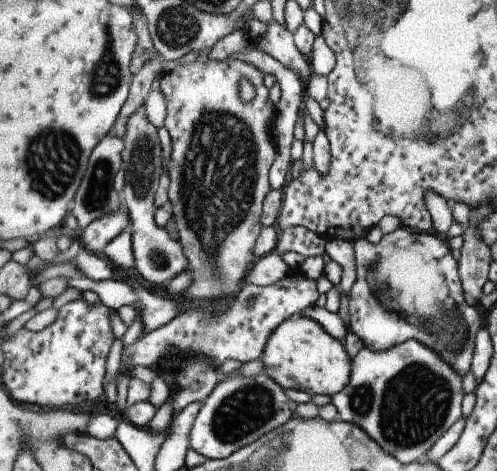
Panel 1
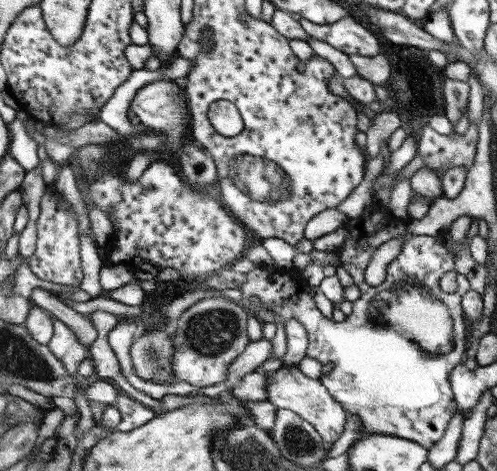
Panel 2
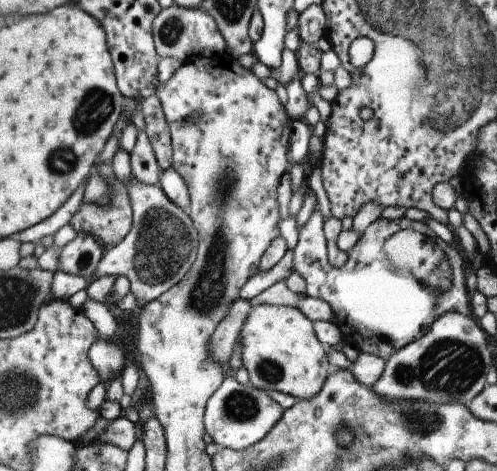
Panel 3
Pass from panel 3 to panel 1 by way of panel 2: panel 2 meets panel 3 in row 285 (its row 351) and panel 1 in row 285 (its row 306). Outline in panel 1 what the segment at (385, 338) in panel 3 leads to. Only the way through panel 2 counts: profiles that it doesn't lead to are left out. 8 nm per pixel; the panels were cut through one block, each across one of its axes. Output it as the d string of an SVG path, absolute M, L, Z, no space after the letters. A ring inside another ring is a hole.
M401 226L385 234L377 244L367 242L361 234L353 244L353 252L357 278L349 294L349 332L359 336L363 348L385 352L407 340L419 340L441 354L461 376L467 374L481 318L475 306L465 302L459 268L451 258L449 244L433 234ZM369 268L375 268L373 284L365 282ZM301 274L297 276L285 276L283 280L271 284L271 286L241 286L241 292L235 296L233 304L225 312L201 312L197 310L187 310L173 318L169 324L157 328L155 332L137 338L131 346L123 348L121 354L121 366L129 364L131 370L135 366L153 366L159 360L159 356L165 354L165 348L175 346L181 348L185 354L193 356L205 356L217 368L225 360L239 360L241 364L245 362L255 362L263 350L269 334L281 324L281 320L291 318L293 314L301 314L303 308L315 306L317 300L317 280L305 278ZM373 286L377 298L371 294Z

